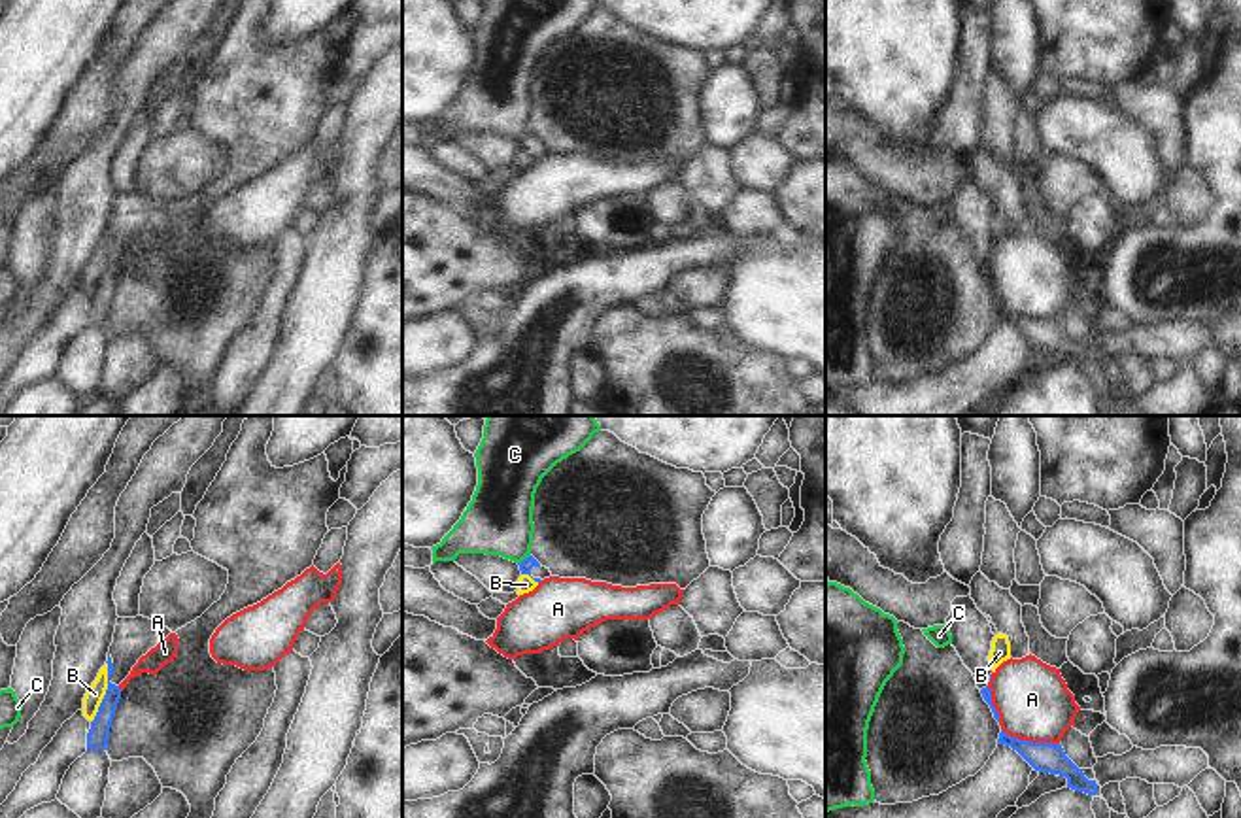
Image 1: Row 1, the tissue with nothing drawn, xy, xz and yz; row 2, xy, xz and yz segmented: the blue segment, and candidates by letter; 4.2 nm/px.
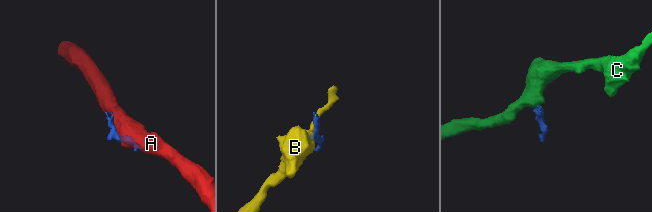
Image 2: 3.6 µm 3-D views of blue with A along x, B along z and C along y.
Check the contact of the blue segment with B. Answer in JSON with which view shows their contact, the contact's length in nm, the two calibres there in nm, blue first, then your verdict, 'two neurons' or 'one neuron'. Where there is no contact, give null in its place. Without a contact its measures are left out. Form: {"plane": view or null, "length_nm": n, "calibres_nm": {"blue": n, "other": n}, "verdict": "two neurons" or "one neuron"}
{"plane": "xy", "length_nm": 280, "calibres_nm": {"blue": 100, "other": 80}, "verdict": "two neurons"}

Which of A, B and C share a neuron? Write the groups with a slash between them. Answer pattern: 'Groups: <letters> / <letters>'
Groups: A / B / C.

